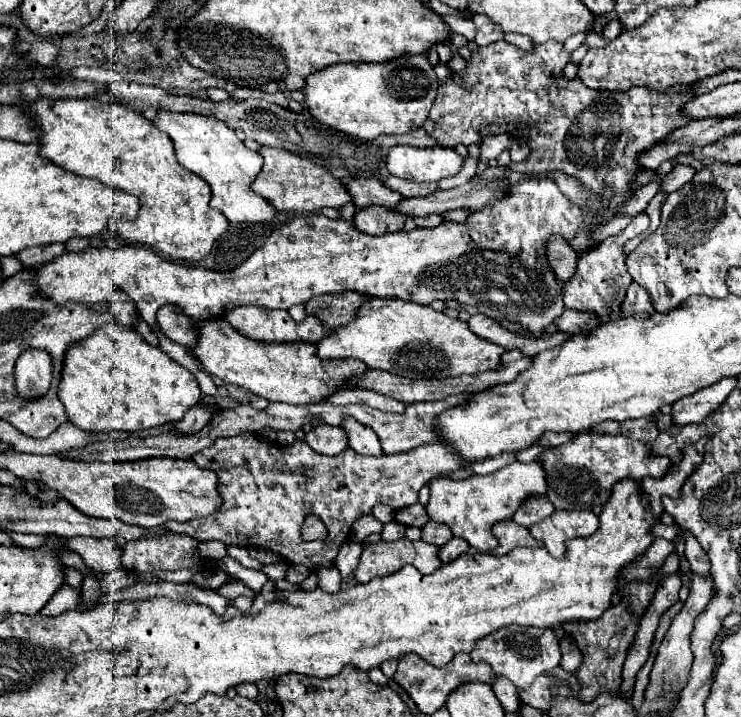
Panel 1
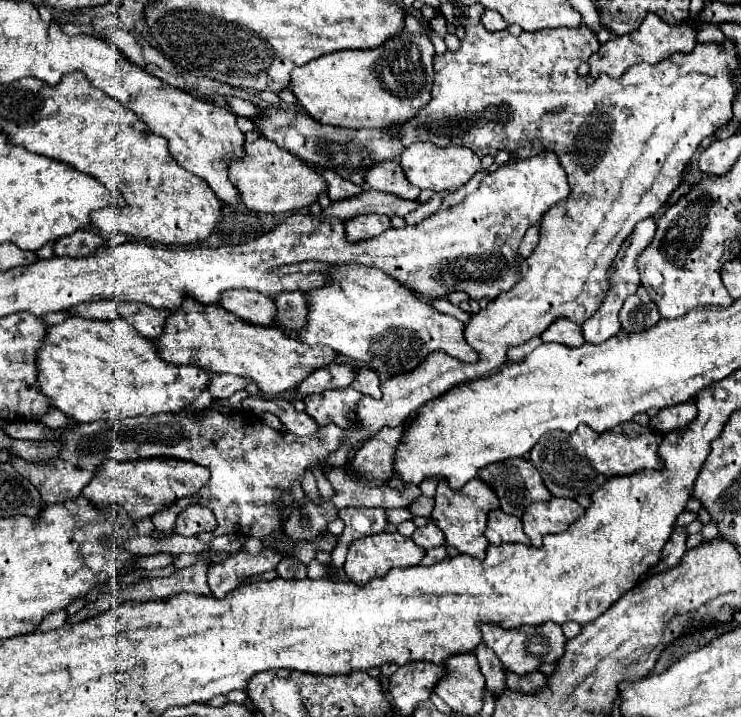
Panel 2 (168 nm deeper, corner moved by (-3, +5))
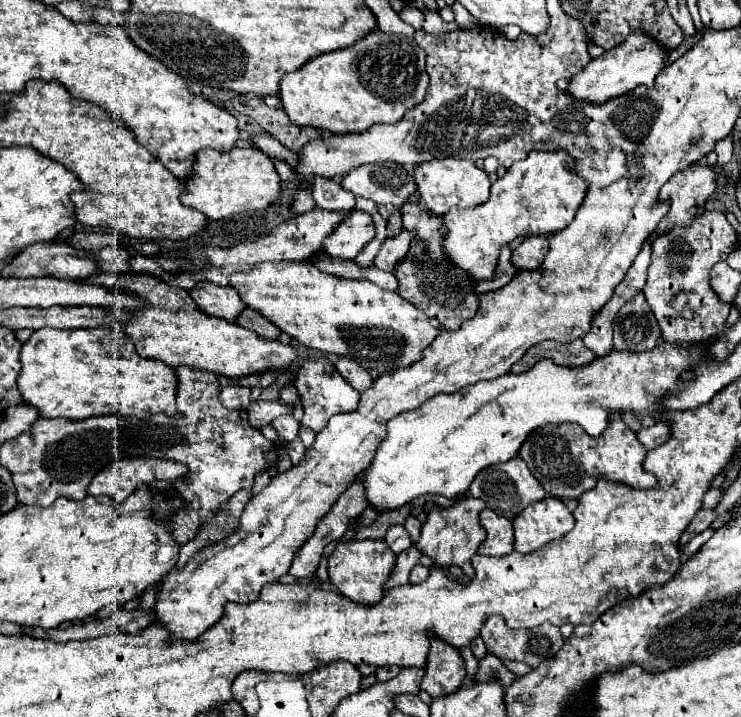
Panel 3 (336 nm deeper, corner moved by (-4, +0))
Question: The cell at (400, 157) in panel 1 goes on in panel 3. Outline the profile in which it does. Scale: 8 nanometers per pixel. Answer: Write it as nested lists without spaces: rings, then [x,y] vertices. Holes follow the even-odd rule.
[[[433,159],[427,163],[419,163],[413,167],[417,191],[421,193],[421,199],[425,201],[425,207],[433,211],[435,215],[447,213],[451,207],[475,207],[483,201],[487,201],[489,195],[489,177],[483,169],[479,169],[475,163],[459,161],[459,159]]]

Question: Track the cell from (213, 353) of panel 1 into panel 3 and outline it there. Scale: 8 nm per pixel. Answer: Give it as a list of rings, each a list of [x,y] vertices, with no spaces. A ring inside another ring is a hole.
[[[97,273],[91,275],[91,283],[105,285],[109,289],[119,291],[135,291],[137,295],[145,295],[149,301],[147,309],[133,313],[133,319],[123,327],[125,333],[133,339],[139,355],[147,359],[163,361],[169,367],[191,367],[199,371],[213,371],[223,377],[239,379],[245,375],[267,373],[267,371],[285,371],[295,359],[297,349],[291,345],[283,345],[281,341],[267,341],[255,335],[255,331],[243,329],[237,323],[229,323],[225,319],[203,313],[189,291],[171,287],[159,277],[153,275],[131,275],[131,273]]]

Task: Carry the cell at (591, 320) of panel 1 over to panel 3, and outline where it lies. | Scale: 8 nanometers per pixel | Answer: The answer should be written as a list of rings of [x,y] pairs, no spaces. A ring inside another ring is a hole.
[[[543,341],[537,343],[535,347],[531,347],[521,361],[517,361],[511,369],[511,373],[523,373],[527,369],[531,369],[539,359],[553,359],[559,365],[585,365],[589,361],[595,359],[595,355],[591,353],[591,349],[587,349],[581,341],[575,343],[557,343],[557,341]]]

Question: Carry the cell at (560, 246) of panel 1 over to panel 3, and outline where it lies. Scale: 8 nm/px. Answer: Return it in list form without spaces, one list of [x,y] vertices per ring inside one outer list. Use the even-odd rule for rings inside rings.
[[[527,237],[513,253],[511,263],[519,269],[533,269],[539,267],[543,255],[547,253],[547,237]]]

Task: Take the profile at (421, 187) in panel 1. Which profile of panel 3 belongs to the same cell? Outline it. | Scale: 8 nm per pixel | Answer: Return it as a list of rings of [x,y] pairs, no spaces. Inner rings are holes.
[[[369,163],[343,177],[343,187],[353,195],[375,201],[377,205],[395,205],[411,201],[417,193],[411,169],[399,163]]]

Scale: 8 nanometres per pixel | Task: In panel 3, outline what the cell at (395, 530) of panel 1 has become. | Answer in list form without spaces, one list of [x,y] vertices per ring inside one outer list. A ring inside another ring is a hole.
[[[409,515],[407,517],[407,521],[405,521],[405,525],[403,525],[405,529],[407,529],[407,533],[409,533],[409,537],[417,543],[419,541],[419,531],[421,531],[421,521],[417,519],[417,517],[413,517],[413,515]]]

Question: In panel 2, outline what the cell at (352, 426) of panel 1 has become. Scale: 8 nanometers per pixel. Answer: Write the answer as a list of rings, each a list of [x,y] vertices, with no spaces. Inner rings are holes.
[[[352,388],[346,390],[324,390],[320,394],[310,394],[304,398],[306,414],[318,422],[318,426],[336,424],[340,428],[354,426],[354,406],[362,394]]]

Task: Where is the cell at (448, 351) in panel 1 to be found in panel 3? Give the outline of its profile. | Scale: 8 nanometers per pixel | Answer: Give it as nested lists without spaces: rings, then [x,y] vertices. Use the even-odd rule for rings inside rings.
[[[277,261],[277,263],[261,263],[253,269],[235,269],[229,275],[231,285],[239,291],[241,299],[247,307],[263,313],[269,321],[273,321],[283,333],[293,337],[297,343],[317,349],[335,357],[351,357],[361,367],[365,367],[373,377],[383,373],[393,373],[401,367],[409,367],[421,359],[421,351],[443,333],[439,321],[427,317],[423,311],[415,309],[401,295],[385,291],[371,281],[355,281],[343,279],[333,273],[323,273],[315,267],[307,267],[303,263]]]

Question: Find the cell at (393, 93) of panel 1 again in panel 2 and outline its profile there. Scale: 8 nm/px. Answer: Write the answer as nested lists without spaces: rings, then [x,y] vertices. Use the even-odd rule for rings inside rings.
[[[402,30],[374,50],[330,52],[294,68],[290,90],[316,122],[342,128],[388,128],[412,118],[430,100],[432,58],[434,46],[426,34]]]

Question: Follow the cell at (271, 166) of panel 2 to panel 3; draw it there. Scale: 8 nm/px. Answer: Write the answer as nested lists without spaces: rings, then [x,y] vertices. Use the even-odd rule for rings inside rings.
[[[247,147],[247,149],[231,149],[227,153],[219,153],[219,151],[211,151],[211,149],[203,149],[197,155],[197,167],[195,167],[195,175],[191,179],[185,181],[187,193],[181,197],[181,201],[187,207],[193,207],[201,213],[205,213],[209,219],[225,219],[233,213],[239,213],[235,209],[249,209],[249,211],[267,211],[279,197],[281,197],[281,177],[275,169],[275,163],[259,149],[255,147]]]

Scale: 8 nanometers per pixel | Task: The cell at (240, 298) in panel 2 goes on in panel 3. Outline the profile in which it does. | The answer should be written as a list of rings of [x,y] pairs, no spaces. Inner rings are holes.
[[[201,281],[195,291],[191,291],[191,297],[207,315],[221,317],[225,321],[235,321],[241,311],[245,311],[245,303],[241,301],[239,293],[233,287],[219,287],[209,281]]]

